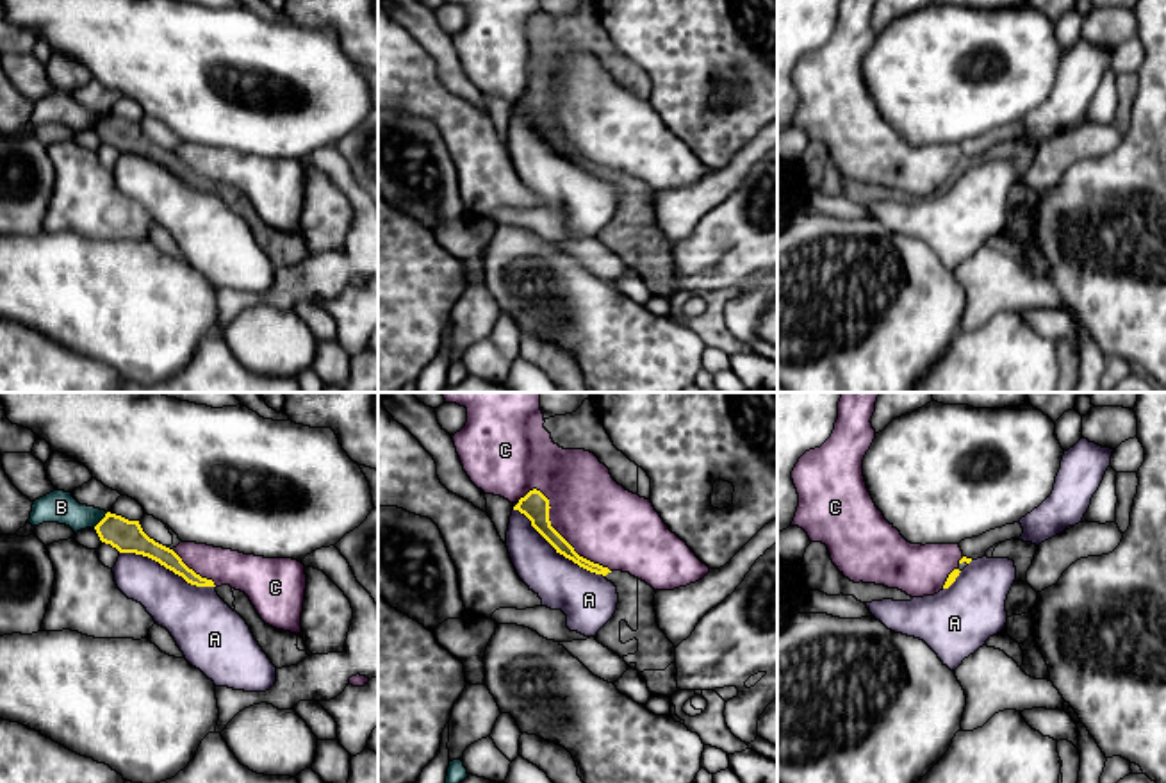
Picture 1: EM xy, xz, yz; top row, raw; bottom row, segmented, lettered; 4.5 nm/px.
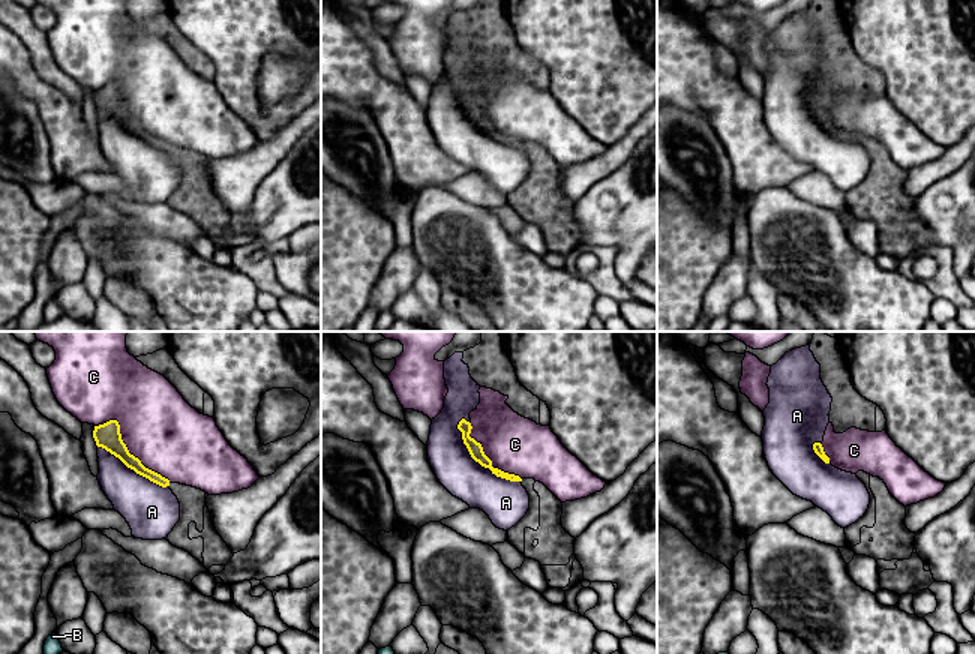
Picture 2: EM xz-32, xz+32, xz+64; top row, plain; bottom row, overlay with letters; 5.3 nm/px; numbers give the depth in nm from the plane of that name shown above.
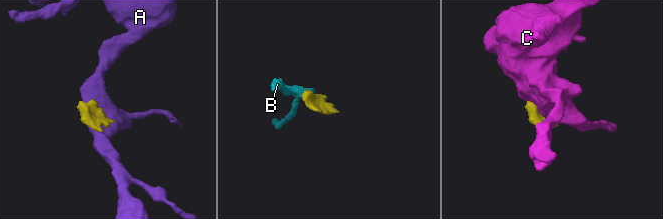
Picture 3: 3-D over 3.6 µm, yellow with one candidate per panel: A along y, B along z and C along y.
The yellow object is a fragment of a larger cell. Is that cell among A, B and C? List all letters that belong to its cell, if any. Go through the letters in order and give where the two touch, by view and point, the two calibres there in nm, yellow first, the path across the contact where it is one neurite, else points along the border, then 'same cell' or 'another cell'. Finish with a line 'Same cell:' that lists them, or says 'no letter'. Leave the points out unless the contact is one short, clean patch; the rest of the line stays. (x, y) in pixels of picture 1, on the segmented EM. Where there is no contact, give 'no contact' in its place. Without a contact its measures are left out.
A: contact xz (557, 550); calibres 120 and 240 nm; another cell
B: contact xy (102, 519); calibres 150 and 150 nm; border xy (107, 512), (93, 527); another cell
C: contact xz (553, 528); calibres 120 and 360 nm; another cell
Same cell: no letter

